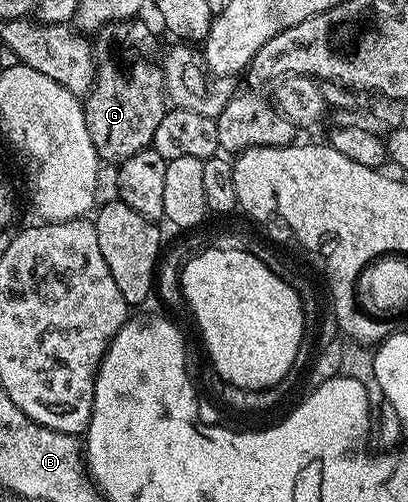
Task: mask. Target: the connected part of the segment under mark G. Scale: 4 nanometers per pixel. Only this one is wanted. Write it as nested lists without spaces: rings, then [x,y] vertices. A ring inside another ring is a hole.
[[[142,17],[119,19],[107,23],[93,36],[94,49],[94,88],[85,96],[86,124],[88,137],[92,137],[92,145],[96,145],[99,160],[106,159],[111,165],[117,165],[123,159],[132,157],[132,153],[140,153],[154,142],[156,125],[166,116],[168,96],[162,78],[159,60],[154,60],[158,51],[158,39],[150,32],[148,24]]]

